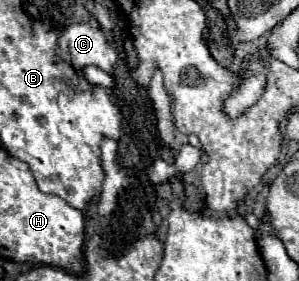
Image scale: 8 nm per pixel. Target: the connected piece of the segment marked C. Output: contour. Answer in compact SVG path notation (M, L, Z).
M90 17L88 23L72 23L64 27L58 43L60 57L66 59L74 69L80 71L88 65L94 65L108 75L114 75L118 51L108 43L94 17Z

